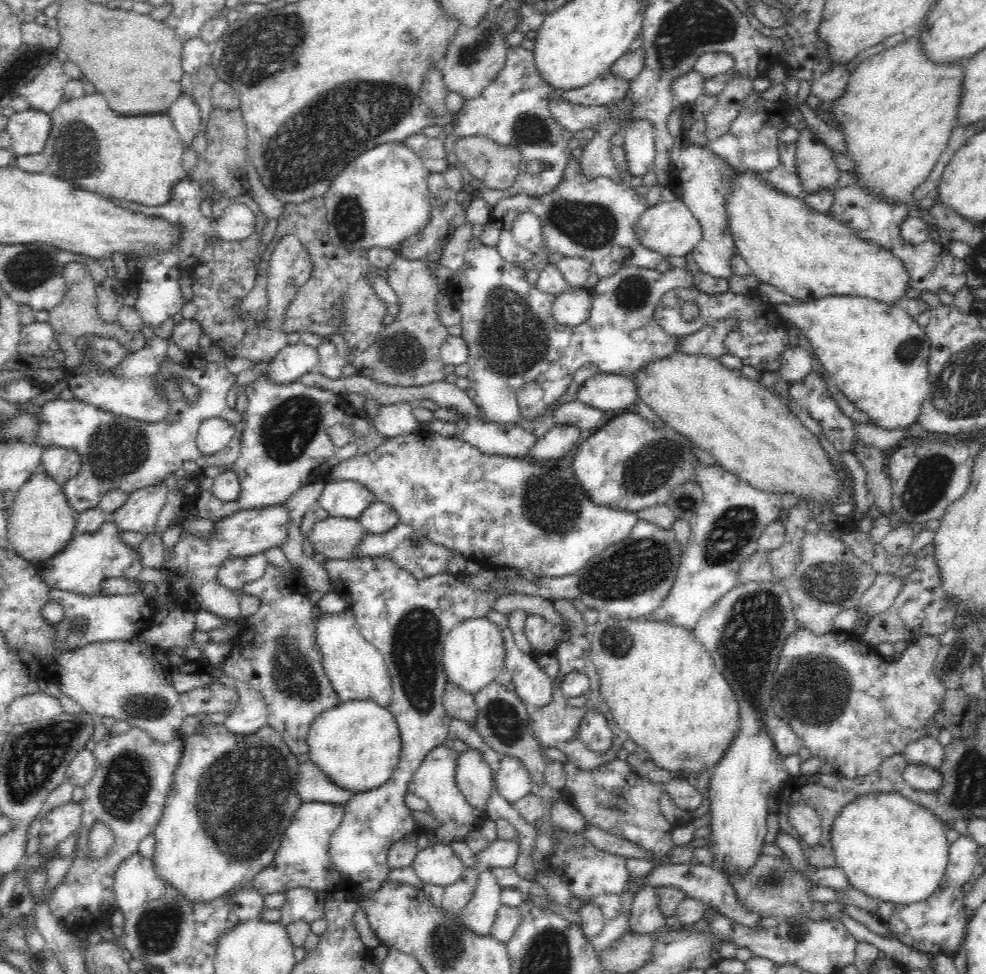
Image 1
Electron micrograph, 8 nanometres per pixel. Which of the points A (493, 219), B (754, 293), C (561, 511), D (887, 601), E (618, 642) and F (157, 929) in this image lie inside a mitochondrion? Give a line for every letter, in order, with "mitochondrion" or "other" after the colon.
A: other
B: other
C: mitochondrion
D: other
E: mitochondrion
F: mitochondrion

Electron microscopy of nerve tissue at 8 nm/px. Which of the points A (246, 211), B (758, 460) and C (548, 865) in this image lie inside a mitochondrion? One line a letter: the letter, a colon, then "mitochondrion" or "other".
A: other
B: other
C: other

